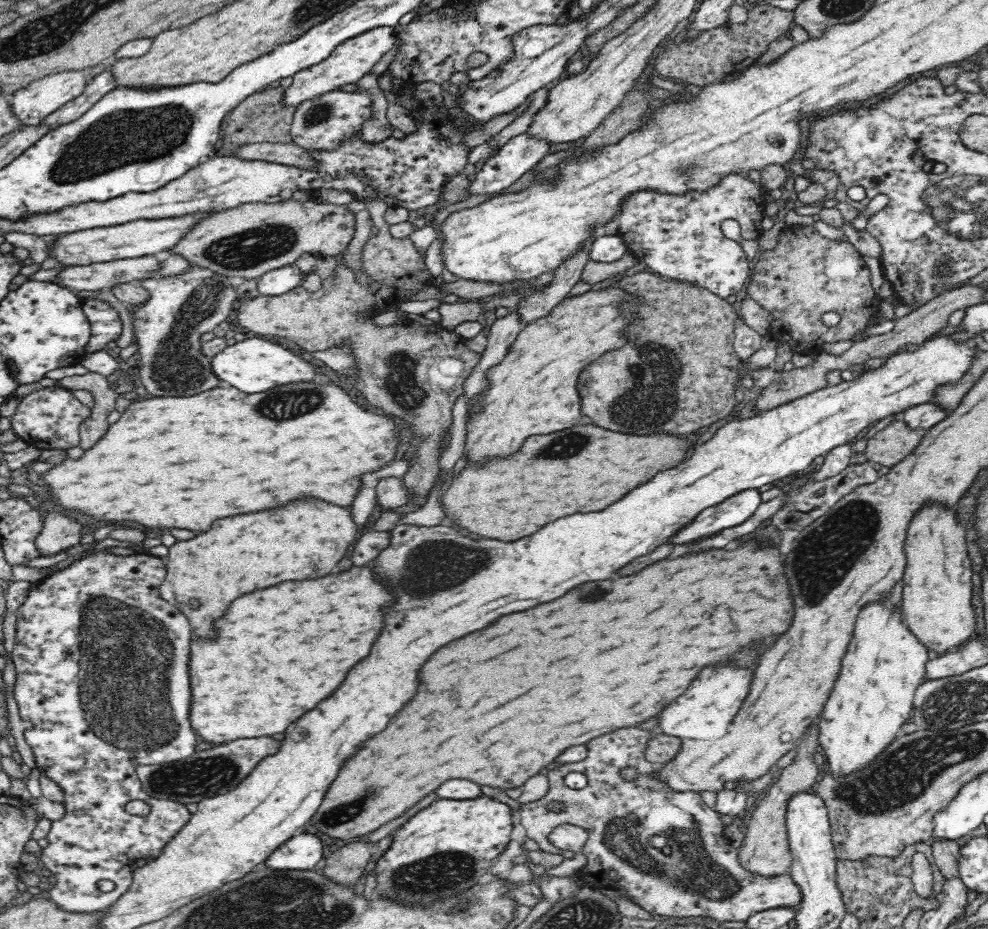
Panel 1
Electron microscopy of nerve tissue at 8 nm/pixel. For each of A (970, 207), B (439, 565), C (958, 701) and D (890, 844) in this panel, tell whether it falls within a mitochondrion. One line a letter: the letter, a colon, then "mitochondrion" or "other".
A: mitochondrion
B: mitochondrion
C: mitochondrion
D: other

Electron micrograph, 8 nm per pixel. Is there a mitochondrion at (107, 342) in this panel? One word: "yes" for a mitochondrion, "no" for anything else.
no

